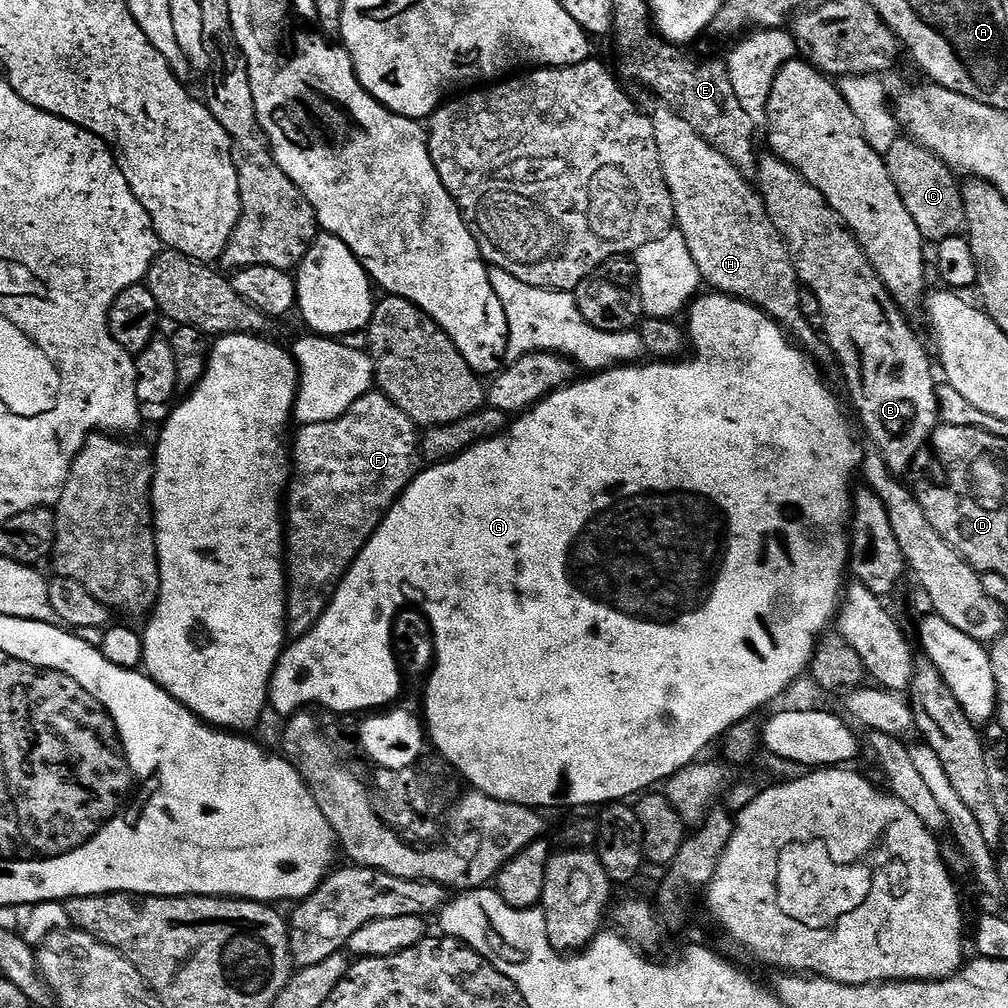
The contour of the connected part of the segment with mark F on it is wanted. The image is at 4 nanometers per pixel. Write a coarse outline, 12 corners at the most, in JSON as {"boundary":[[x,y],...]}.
{"boundary":[[370,391],[305,424],[286,493],[305,636],[416,479],[418,425]]}

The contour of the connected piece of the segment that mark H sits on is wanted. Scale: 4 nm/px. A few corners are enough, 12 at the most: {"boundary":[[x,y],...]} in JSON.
{"boundary":[[675,107],[651,113],[703,283],[816,340],[757,185]]}

